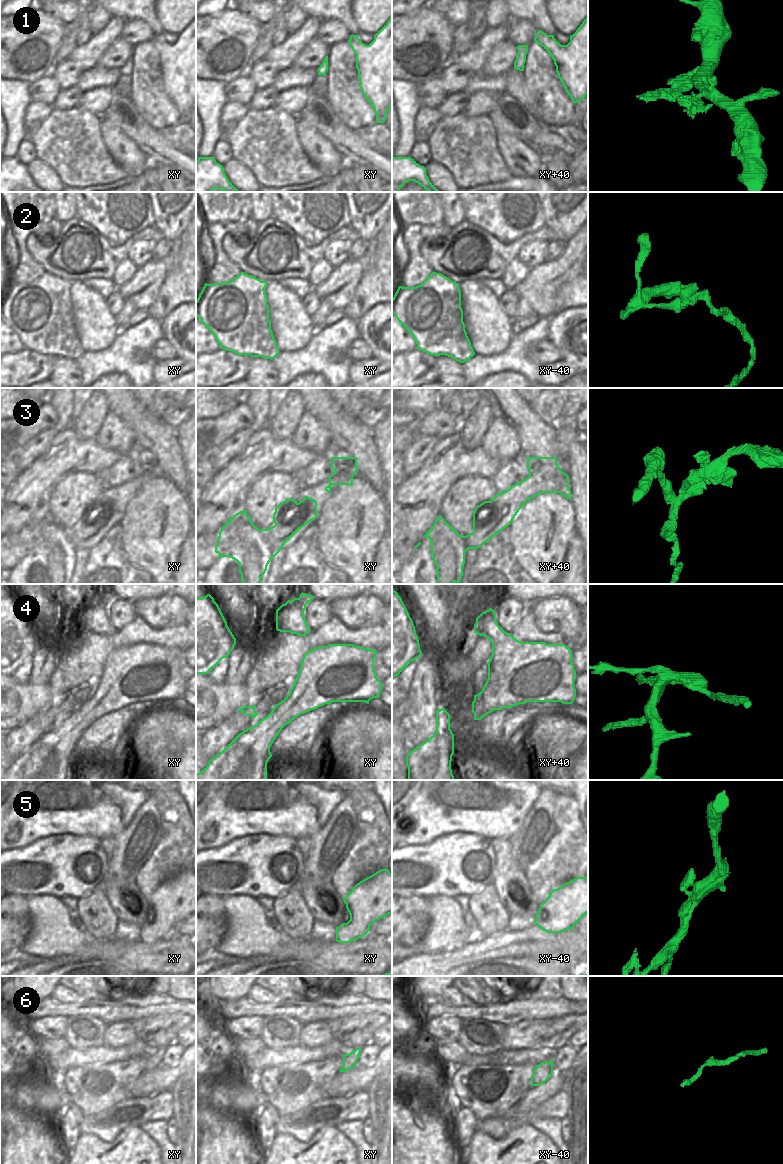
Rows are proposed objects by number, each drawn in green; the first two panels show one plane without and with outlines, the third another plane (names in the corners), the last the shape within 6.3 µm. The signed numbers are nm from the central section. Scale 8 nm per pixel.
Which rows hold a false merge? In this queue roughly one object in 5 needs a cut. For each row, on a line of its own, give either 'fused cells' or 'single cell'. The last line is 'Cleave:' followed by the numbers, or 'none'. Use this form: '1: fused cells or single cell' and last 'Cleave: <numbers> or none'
1: single cell
2: fused cells
3: fused cells
4: fused cells
5: single cell
6: single cell
Cleave: 2, 3, 4

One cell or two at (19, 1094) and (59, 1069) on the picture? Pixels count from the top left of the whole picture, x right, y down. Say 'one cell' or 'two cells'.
two cells

